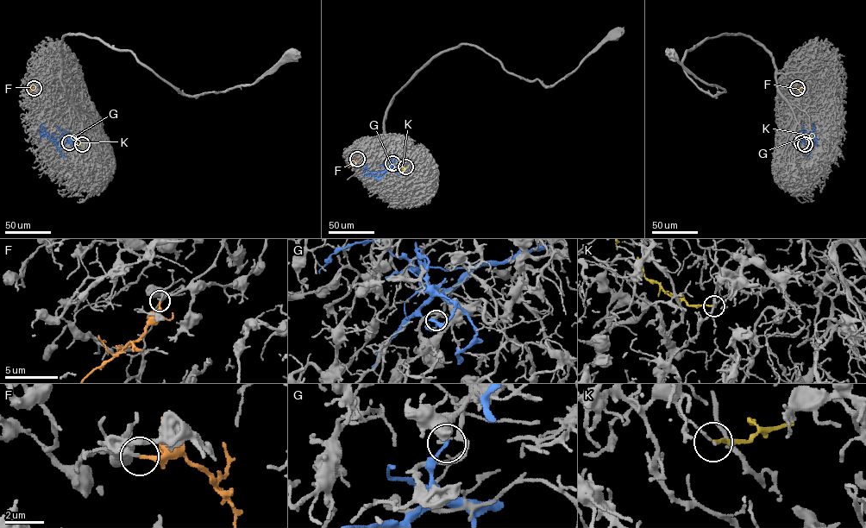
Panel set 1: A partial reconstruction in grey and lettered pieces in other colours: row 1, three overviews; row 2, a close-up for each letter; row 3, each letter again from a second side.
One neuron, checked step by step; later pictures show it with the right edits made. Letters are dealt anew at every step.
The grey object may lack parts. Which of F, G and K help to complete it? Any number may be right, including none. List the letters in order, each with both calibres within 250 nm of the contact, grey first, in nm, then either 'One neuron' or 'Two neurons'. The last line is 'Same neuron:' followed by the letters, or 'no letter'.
F: Thickness 320 nm (grey) against 220 nm. One neuron
G: Thickness 140 nm (grey) against 150 nm. Two neurons
K: Thickness 120 nm (grey) against 170 nm. Two neurons
Same neuron: F

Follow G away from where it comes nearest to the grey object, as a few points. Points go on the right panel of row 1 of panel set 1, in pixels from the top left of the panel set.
G: (801, 142), (805, 141), (810, 147), (810, 139), (815, 138), (816, 144), (809, 137)

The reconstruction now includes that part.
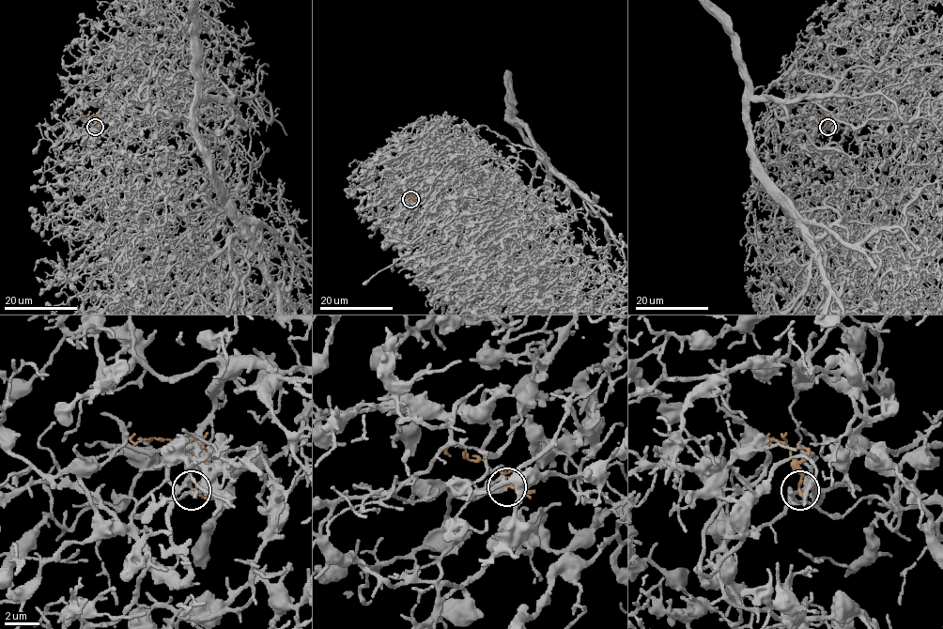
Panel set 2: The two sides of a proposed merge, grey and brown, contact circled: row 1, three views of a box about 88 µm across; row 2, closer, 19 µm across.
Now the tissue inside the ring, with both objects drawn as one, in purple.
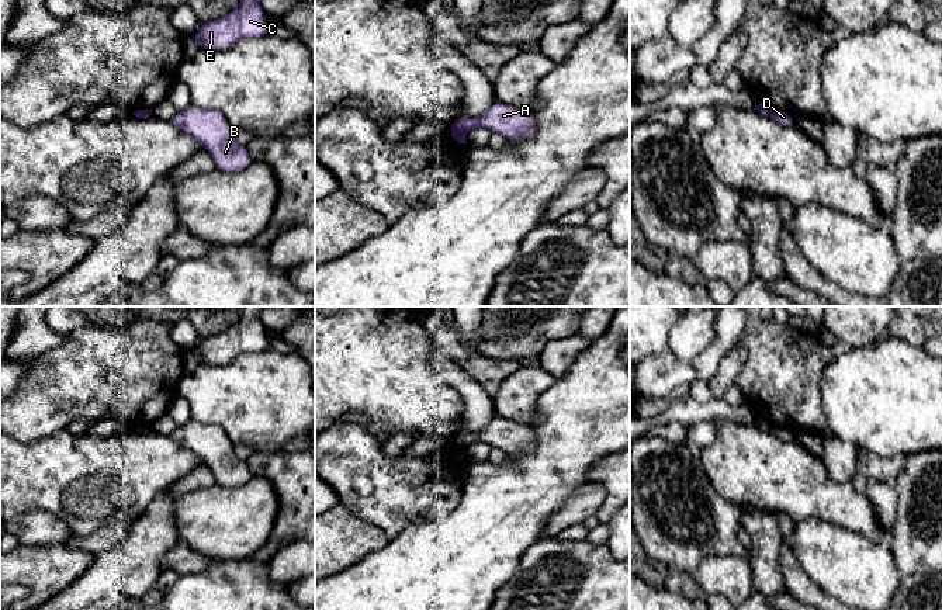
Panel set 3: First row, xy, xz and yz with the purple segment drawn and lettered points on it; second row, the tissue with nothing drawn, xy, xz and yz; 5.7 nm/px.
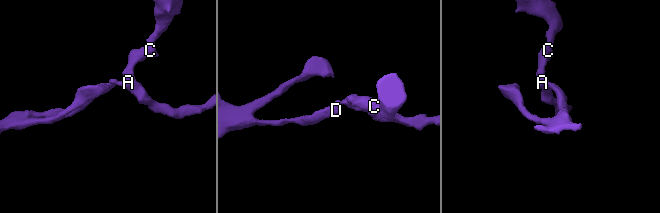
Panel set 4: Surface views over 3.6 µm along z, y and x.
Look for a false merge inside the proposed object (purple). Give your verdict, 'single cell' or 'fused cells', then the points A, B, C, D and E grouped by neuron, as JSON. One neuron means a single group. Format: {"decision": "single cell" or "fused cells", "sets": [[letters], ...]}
{"decision": "fused cells", "sets": [["A", "B", "C", "E"], ["D"]]}

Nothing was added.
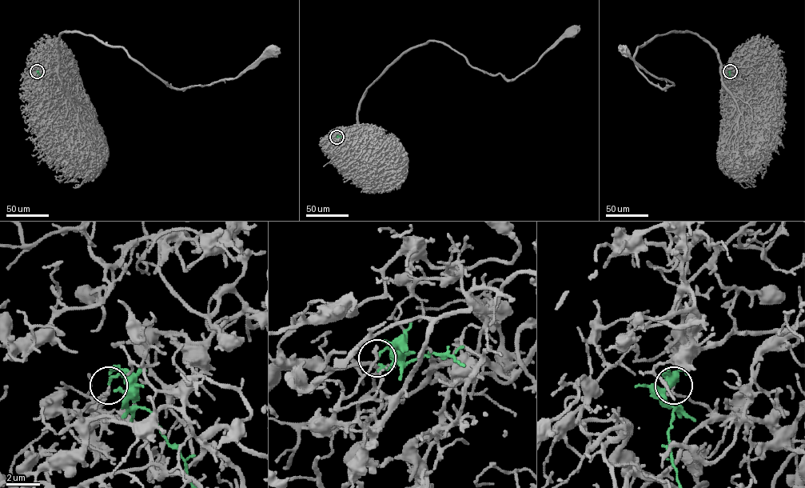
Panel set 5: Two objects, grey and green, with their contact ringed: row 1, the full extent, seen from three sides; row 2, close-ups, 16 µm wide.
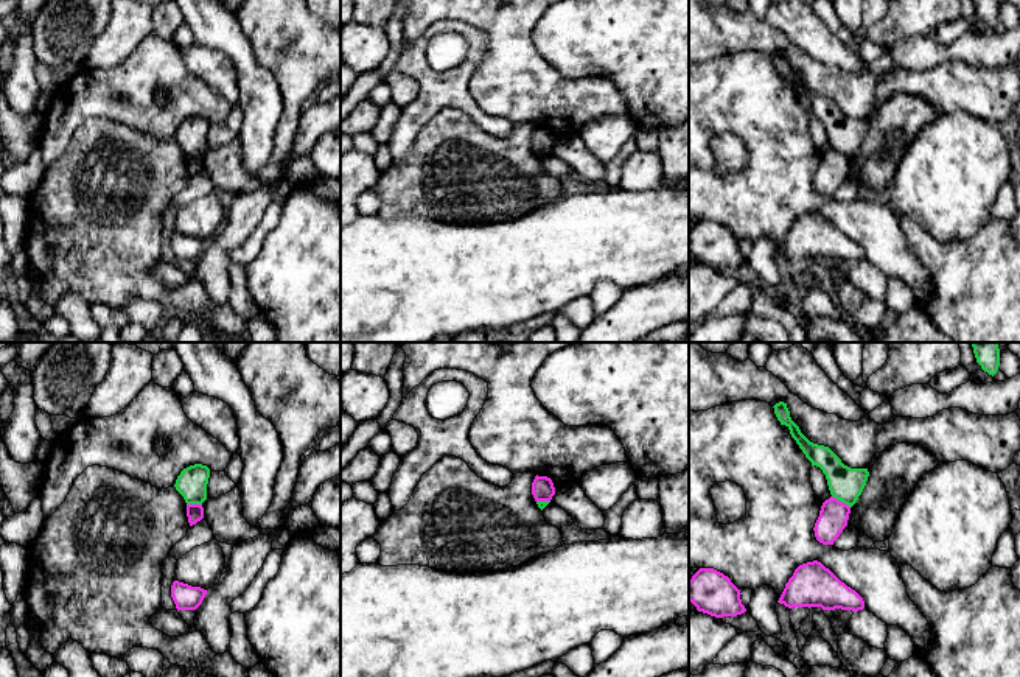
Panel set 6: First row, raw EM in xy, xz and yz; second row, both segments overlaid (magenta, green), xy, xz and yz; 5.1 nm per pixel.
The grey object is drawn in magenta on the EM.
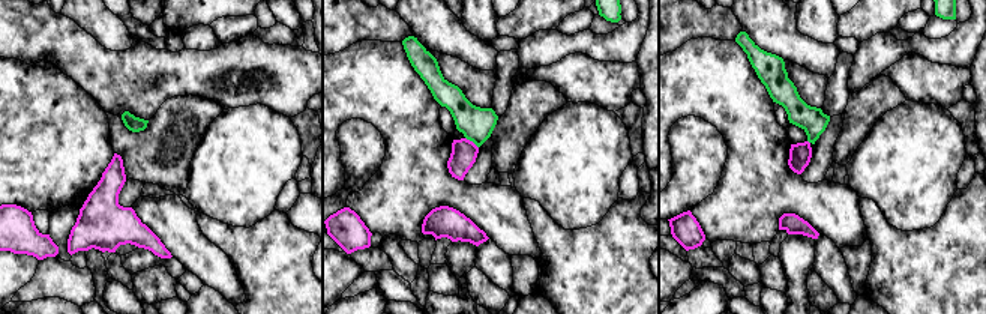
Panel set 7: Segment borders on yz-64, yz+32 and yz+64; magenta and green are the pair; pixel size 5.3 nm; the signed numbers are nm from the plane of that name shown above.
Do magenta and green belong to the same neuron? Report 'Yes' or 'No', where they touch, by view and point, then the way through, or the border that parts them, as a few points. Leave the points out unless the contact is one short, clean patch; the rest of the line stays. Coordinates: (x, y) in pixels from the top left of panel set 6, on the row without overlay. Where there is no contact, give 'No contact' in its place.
No. Touches magenta at yz (840, 153). Boundary: yz (832, 147), (849, 159)

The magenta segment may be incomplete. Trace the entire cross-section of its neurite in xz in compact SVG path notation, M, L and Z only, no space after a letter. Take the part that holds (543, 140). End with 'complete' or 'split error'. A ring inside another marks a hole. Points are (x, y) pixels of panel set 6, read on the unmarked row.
M535 128L532 134L532 146L535 153L550 153L555 146L555 139L550 129L547 128Z; complete

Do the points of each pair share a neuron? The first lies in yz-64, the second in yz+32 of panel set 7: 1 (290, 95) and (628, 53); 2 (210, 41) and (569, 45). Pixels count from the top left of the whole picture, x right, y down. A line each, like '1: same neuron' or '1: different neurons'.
1: different neurons
2: same neuron

